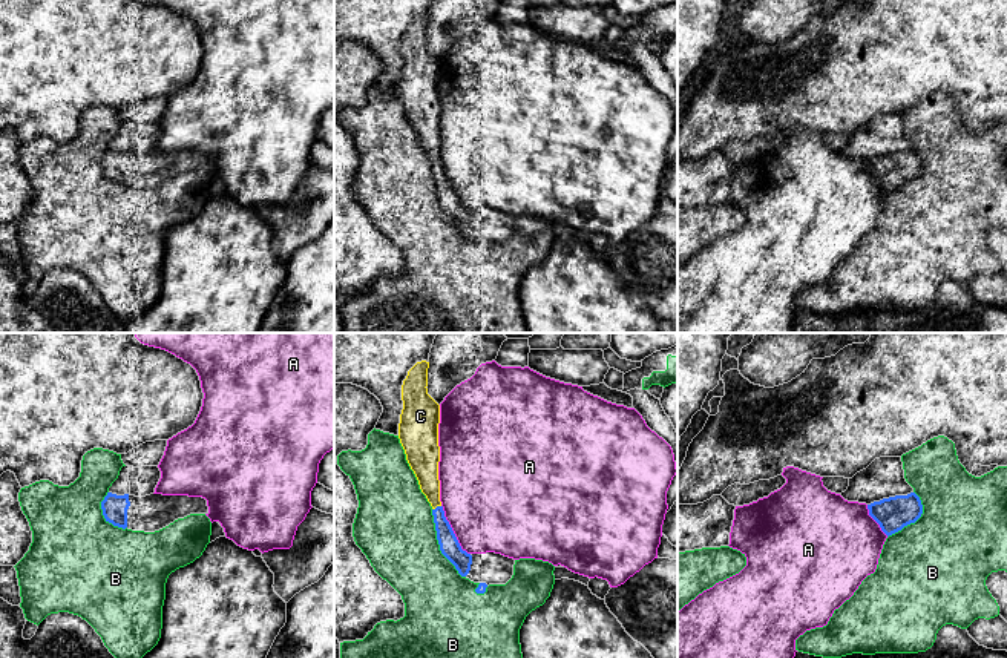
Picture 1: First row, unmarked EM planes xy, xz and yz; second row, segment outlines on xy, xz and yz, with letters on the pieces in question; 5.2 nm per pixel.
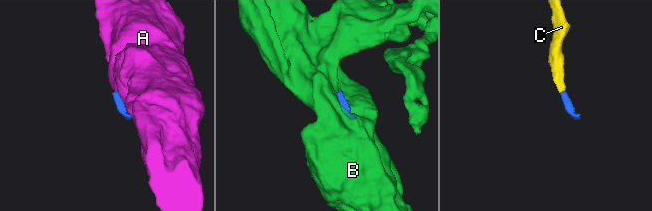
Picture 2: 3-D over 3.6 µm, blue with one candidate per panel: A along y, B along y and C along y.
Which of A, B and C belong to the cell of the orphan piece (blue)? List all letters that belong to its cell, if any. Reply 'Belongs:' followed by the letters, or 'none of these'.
Belongs: C

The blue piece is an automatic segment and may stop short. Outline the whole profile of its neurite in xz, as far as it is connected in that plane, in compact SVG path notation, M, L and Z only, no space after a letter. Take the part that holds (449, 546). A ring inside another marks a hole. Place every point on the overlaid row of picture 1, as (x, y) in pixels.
M417 362L403 380L399 439L420 489L432 506L441 554L461 577L478 584L477 594L484 594L489 584L506 584L512 578L515 560L495 552L467 554L444 517L438 480L440 405L428 394L428 368L429 362Z

